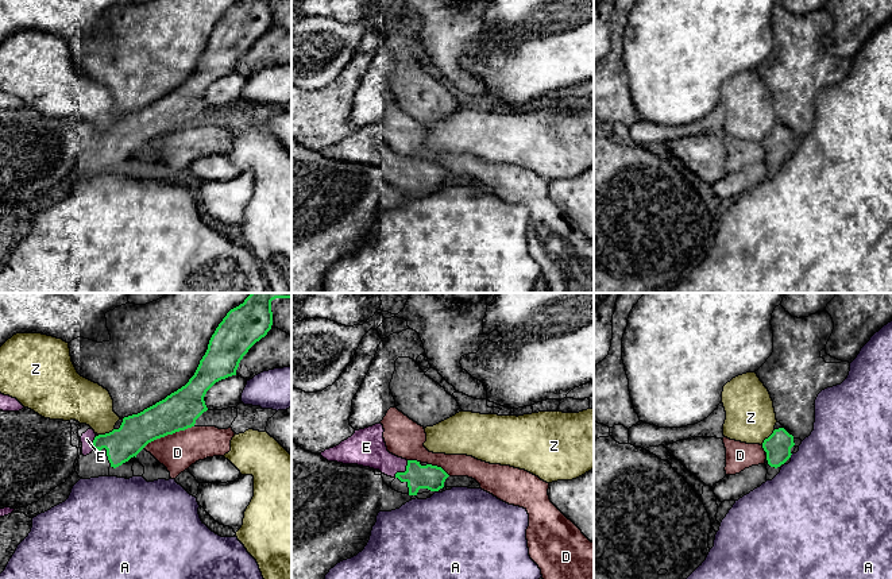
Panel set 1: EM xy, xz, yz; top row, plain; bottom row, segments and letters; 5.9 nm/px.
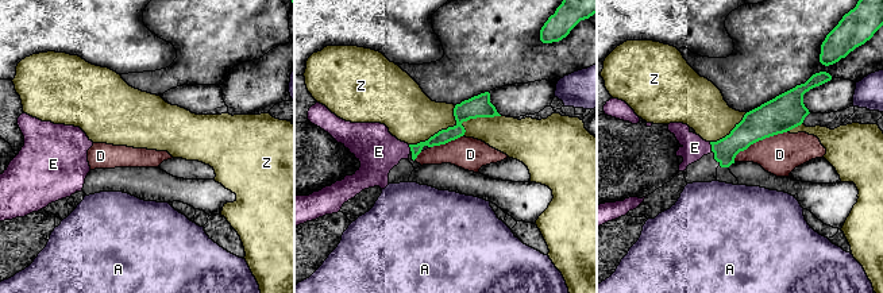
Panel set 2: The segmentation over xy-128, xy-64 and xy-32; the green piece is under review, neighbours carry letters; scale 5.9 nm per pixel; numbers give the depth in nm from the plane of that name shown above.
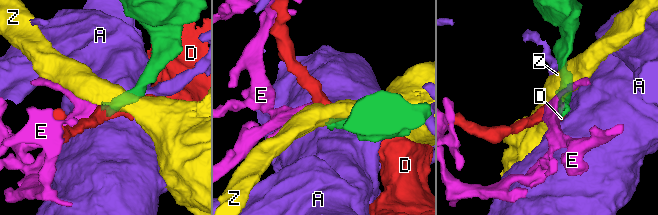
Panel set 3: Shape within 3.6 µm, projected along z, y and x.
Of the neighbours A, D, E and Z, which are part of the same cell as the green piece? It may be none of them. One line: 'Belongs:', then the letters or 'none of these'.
Belongs: E

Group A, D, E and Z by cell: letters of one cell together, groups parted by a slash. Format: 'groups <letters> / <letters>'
groups A / D / E / Z

